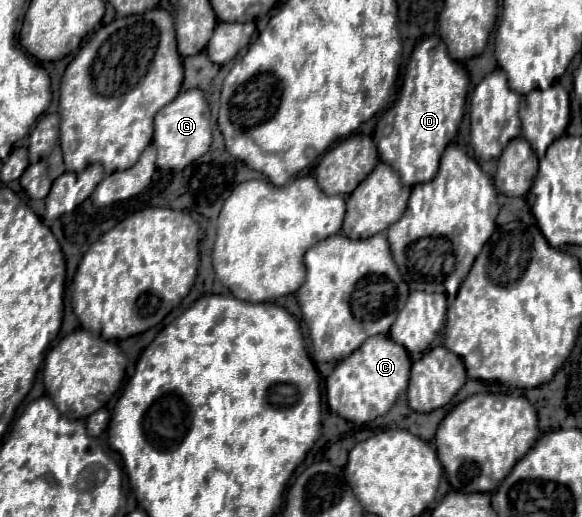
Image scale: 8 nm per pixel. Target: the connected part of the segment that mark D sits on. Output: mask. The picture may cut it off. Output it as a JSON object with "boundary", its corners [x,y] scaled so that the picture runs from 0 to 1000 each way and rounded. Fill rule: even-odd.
{"boundary":[[[739,68],[715,83],[698,126],[684,191],[660,217],[643,253],[653,308],[677,323],[694,358],[708,362],[715,354],[732,354],[749,338],[756,300],[780,269],[794,234],[801,180],[804,137],[790,118],[770,106],[759,75]]]}

